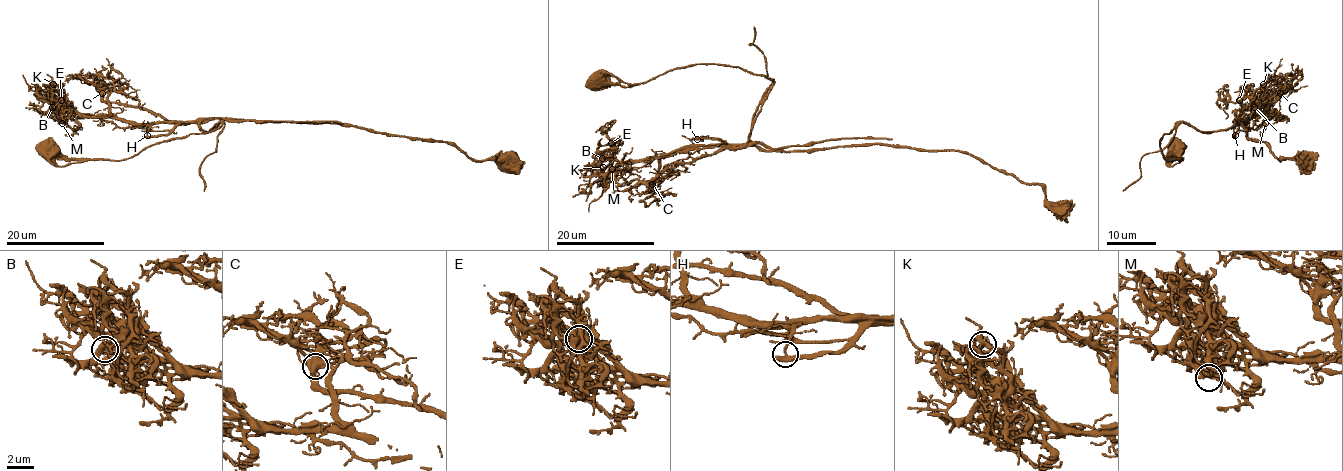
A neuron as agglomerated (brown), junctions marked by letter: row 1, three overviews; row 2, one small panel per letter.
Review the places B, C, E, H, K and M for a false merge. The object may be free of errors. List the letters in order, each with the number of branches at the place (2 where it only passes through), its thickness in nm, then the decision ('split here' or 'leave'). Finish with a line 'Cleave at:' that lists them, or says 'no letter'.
B: branches 5; calibre 320 nm; leave
C: branches 6; calibre 550 nm; split here
E: branches 5; calibre 440 nm; leave
H: branches 2; calibre 400 nm; leave
K: branches 3; calibre 260 nm; leave
M: branches 3; calibre 360 nm; leave
Cleave at: C

